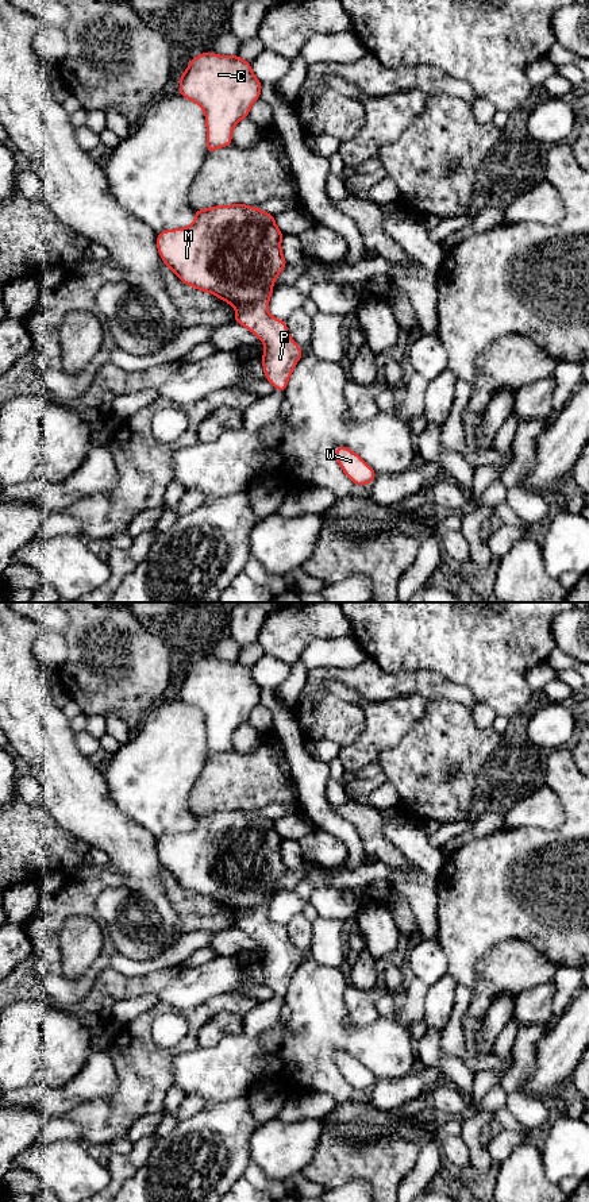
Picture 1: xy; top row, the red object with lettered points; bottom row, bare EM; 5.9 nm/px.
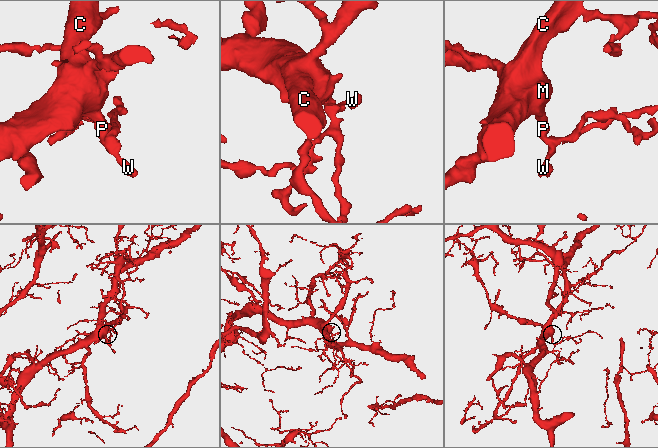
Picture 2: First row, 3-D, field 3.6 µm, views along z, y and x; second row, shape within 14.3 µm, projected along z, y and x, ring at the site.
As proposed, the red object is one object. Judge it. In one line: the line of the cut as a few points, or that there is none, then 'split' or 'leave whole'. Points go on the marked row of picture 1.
cut none; leave whole

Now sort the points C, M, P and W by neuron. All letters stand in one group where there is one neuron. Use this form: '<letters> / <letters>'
C M P W

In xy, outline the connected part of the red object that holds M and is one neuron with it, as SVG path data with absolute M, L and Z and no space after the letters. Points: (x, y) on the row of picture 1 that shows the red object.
M245 204L216 205L195 212L195 223L177 230L157 234L157 249L163 263L185 284L199 290L209 292L236 308L234 321L250 330L265 343L262 366L266 380L285 393L286 382L303 355L303 350L289 336L286 321L269 315L267 305L273 293L273 284L288 262L282 257L281 239L284 234L274 223L274 215L258 207Z

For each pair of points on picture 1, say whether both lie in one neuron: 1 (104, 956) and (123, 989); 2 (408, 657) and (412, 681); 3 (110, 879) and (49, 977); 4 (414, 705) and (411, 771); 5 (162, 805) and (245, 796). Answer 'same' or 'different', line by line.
1: different
2: different
3: same
4: different
5: different

